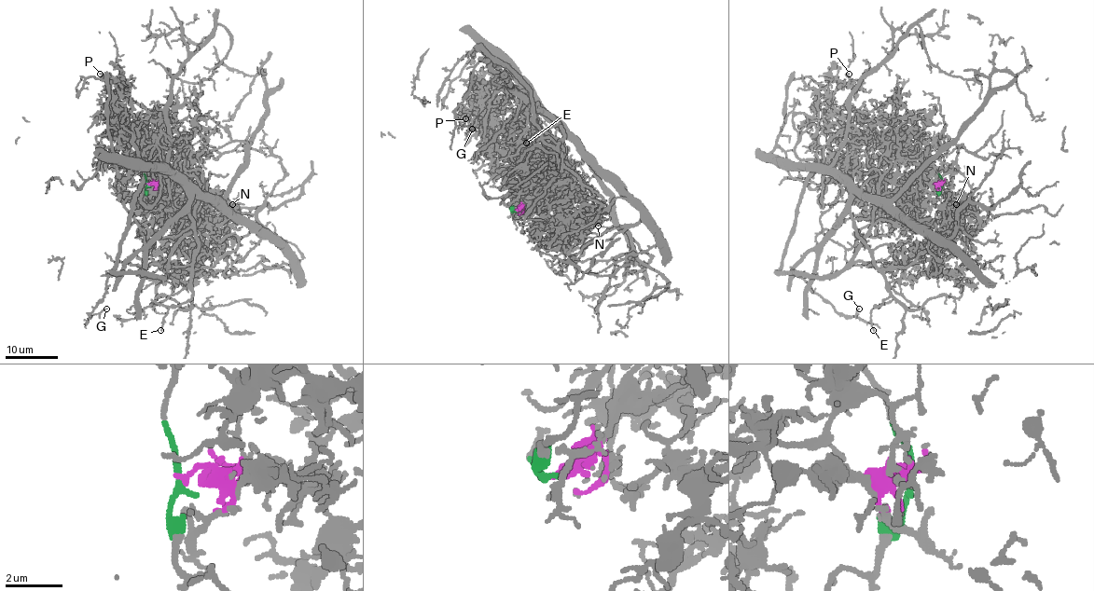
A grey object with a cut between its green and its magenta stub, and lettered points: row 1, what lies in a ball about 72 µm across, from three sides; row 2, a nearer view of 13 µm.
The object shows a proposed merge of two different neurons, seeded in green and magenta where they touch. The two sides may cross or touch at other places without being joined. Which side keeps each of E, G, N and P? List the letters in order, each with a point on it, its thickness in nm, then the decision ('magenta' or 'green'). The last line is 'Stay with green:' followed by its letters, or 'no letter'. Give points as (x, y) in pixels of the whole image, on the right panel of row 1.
E: at (873, 330); 110 nm thick; green
G: at (859, 309); 90 nm thick; green
N: at (956, 204); 140 nm thick; magenta
P: at (849, 74); 140 nm thick; magenta
Stay with green: E, G

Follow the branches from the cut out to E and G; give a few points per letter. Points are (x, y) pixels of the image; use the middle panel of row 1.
E: (513, 212), (511, 206), (556, 146), (559, 124), (563, 133), (557, 159), (533, 140), (526, 143)
G: (513, 212), (556, 146), (557, 123), (480, 61), (455, 108), (457, 126), (473, 128)

